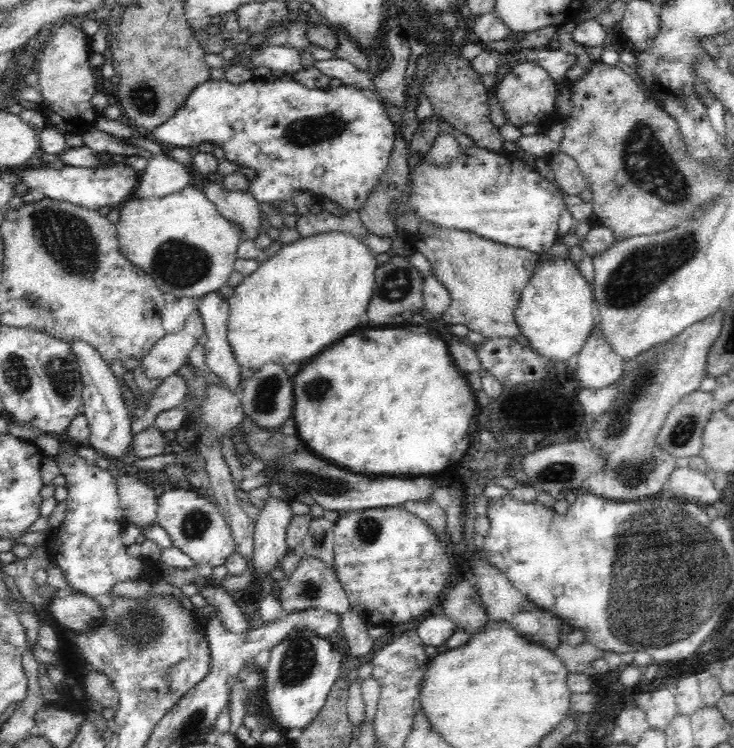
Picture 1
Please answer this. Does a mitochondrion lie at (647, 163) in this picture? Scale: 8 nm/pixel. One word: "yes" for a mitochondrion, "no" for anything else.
yes

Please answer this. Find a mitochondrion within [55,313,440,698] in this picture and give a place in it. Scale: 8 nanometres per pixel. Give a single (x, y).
(138, 628)

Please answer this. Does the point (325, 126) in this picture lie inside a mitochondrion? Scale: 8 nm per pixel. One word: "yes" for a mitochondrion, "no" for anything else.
yes

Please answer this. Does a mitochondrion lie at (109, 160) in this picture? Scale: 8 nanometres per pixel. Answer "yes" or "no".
no

